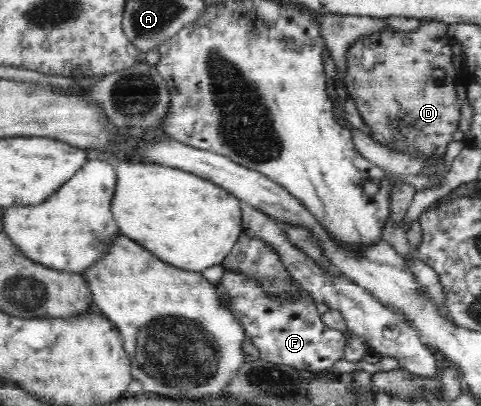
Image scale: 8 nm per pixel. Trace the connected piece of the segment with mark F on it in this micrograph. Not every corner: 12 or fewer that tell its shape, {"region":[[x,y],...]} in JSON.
{"region":[[225,272],[231,313],[260,359],[328,372],[346,335],[322,323],[302,288],[294,303]]}

